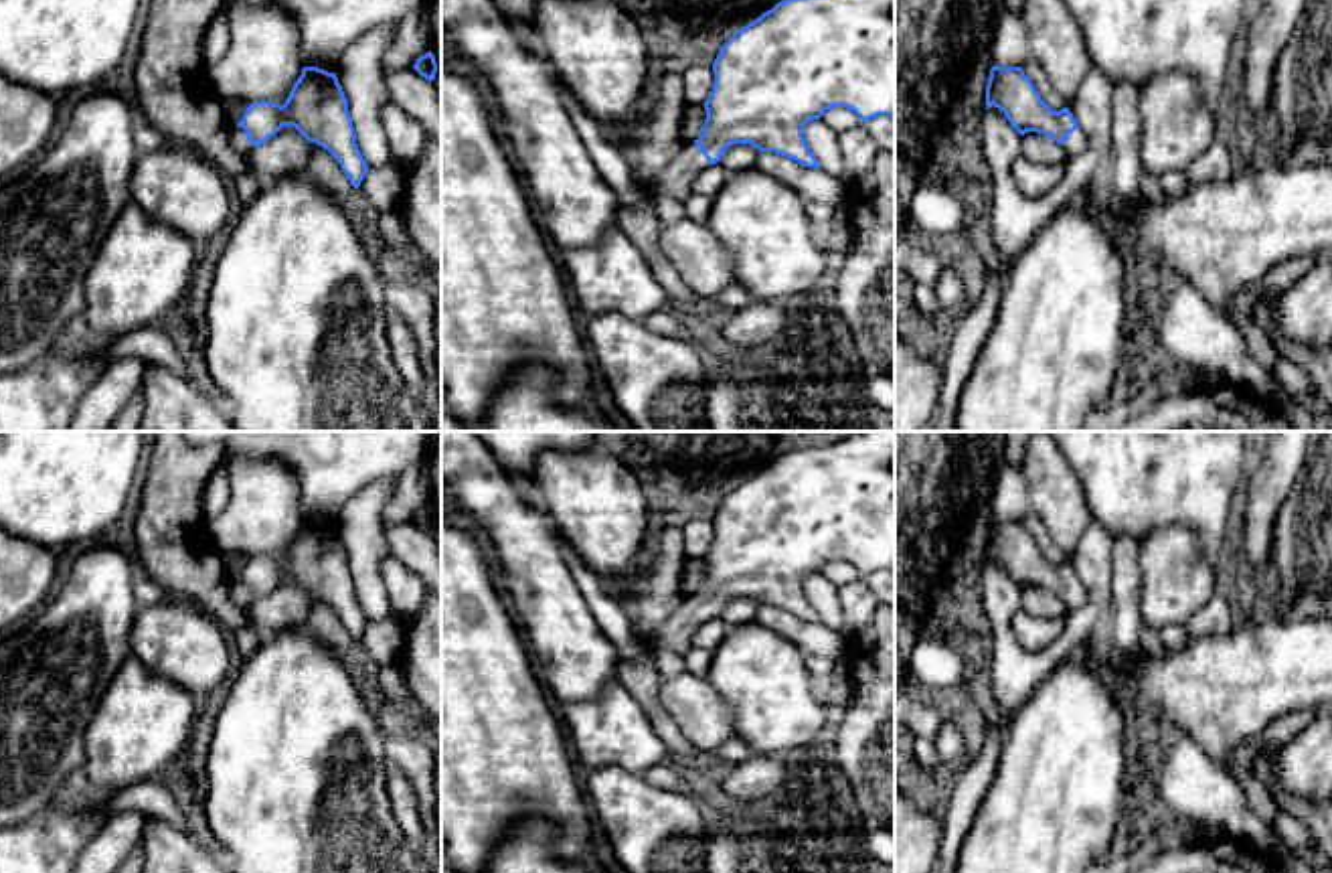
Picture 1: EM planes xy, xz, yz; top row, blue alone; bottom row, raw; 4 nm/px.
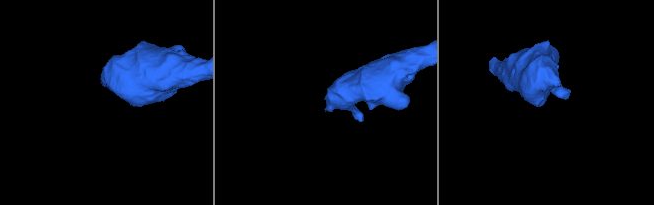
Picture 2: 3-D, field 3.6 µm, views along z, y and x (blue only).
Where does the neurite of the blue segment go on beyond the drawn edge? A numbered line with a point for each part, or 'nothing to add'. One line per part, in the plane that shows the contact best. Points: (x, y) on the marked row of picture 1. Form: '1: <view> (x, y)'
1: xy (237, 138)

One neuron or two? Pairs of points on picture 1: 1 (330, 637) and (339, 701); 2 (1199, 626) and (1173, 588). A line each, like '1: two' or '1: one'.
1: two
2: two

